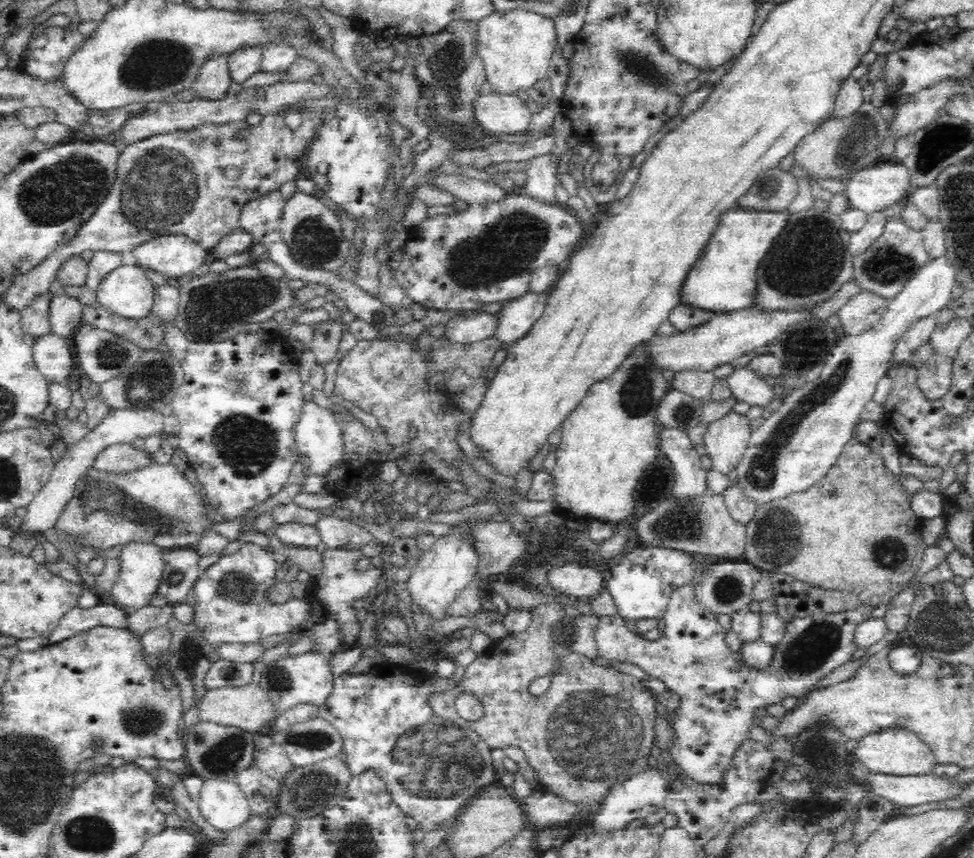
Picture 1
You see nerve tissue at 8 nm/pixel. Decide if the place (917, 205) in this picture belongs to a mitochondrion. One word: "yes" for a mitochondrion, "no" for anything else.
no

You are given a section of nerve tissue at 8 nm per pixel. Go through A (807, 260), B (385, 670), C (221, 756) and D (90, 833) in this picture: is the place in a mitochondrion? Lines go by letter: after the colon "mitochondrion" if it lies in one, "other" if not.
A: mitochondrion
B: other
C: mitochondrion
D: mitochondrion

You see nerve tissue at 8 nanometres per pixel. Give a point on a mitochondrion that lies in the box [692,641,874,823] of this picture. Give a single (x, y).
(819, 749)

